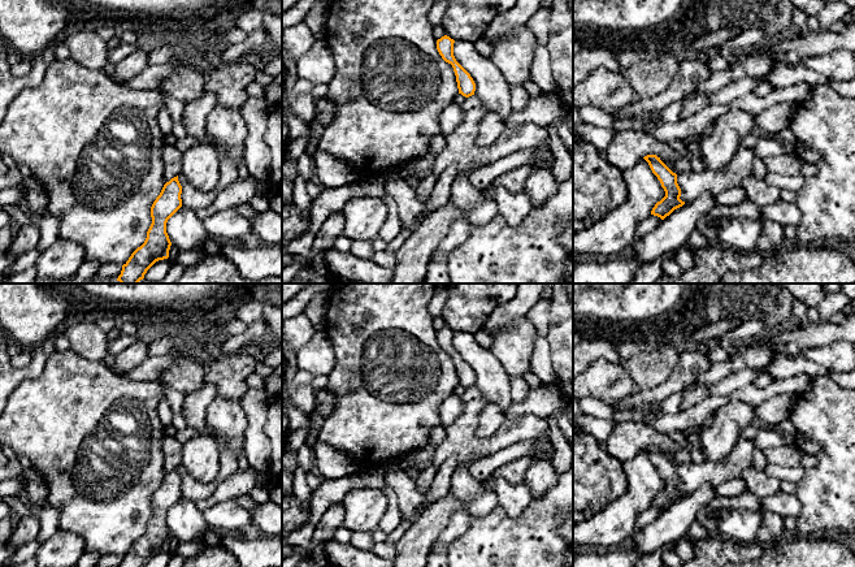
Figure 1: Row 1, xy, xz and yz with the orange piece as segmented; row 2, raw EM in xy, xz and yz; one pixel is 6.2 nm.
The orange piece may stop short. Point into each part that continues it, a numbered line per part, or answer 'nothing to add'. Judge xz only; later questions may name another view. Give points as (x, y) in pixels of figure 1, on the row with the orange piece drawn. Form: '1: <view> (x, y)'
nothing to add

